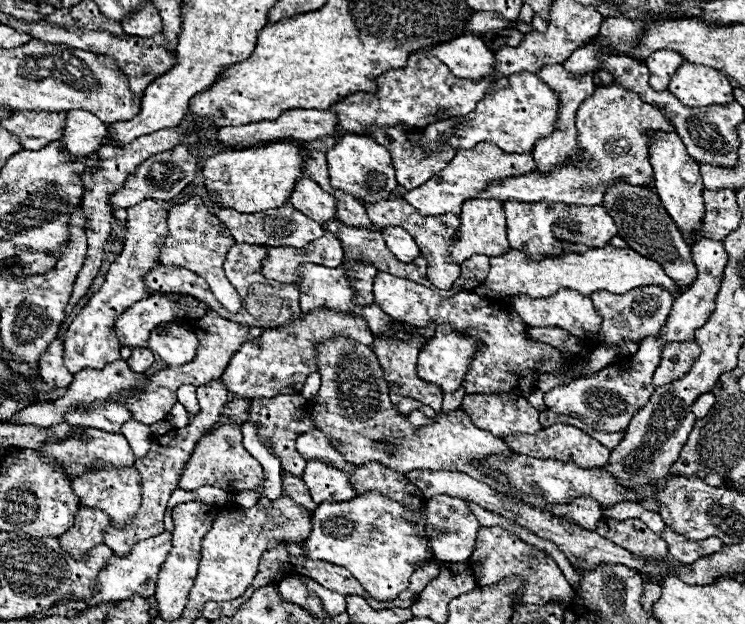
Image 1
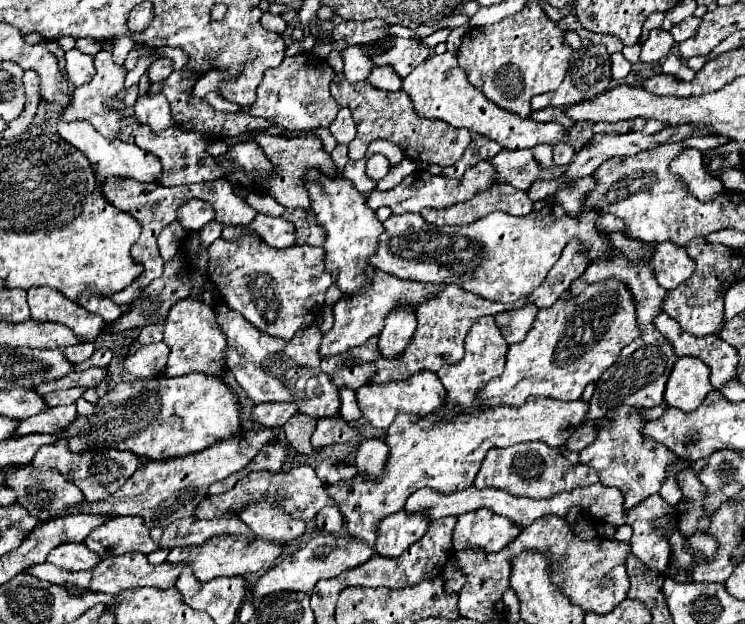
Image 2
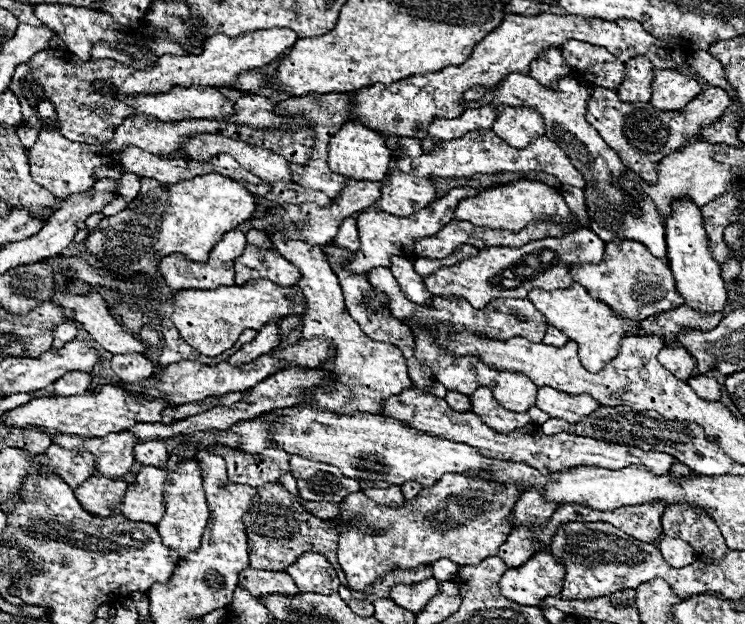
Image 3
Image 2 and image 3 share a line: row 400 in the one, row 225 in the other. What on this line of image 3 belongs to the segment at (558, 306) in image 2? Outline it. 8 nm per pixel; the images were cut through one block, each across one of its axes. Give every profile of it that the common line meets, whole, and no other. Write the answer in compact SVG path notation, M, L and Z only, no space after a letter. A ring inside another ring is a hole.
M516 180L506 186L498 188L488 188L480 192L480 196L470 196L458 202L454 210L454 222L472 222L474 226L486 226L486 228L496 228L496 230L522 230L528 222L532 220L542 220L548 216L558 216L558 218L570 218L570 208L566 206L562 194L556 188L546 186L544 182L538 180Z

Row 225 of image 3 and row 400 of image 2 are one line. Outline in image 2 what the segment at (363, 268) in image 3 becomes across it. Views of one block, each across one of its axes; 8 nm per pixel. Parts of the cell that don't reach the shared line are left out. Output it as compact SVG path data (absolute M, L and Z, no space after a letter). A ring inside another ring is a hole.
M418 372L414 376L410 376L408 380L402 382L388 382L388 384L366 384L360 386L356 390L356 398L358 398L358 406L362 416L374 426L374 428L382 428L386 430L386 426L390 426L390 422L400 414L400 412L408 412L408 414L418 414L418 416L430 416L438 410L444 408L446 404L446 388L442 386L440 378L430 372Z

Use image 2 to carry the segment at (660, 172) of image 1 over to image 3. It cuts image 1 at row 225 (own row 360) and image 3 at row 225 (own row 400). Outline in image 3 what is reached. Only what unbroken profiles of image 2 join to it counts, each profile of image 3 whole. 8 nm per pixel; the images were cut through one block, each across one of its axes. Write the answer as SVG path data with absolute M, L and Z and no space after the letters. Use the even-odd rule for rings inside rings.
M680 200L674 204L672 214L666 218L666 244L670 270L676 278L676 290L686 300L686 306L696 312L722 312L726 306L728 290L720 278L718 262L712 258L706 246L706 232L702 226L700 208L690 200Z

